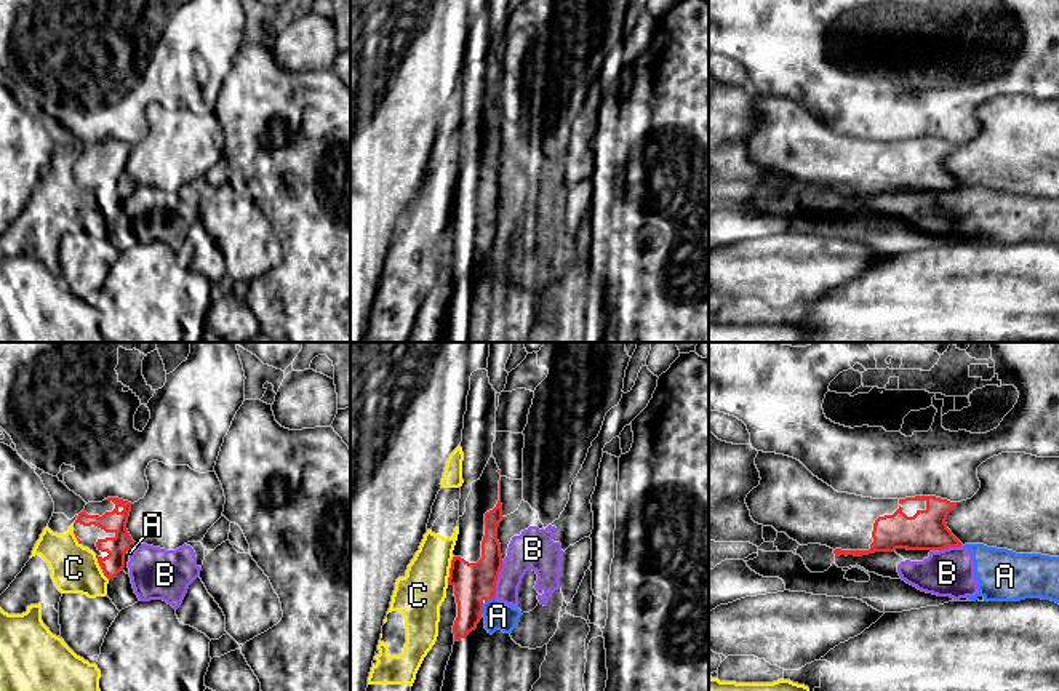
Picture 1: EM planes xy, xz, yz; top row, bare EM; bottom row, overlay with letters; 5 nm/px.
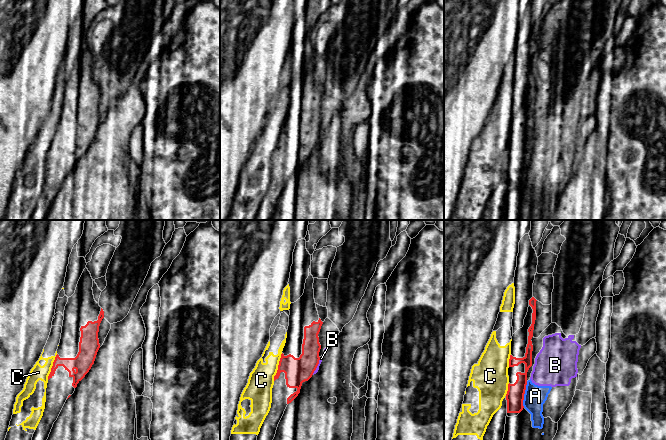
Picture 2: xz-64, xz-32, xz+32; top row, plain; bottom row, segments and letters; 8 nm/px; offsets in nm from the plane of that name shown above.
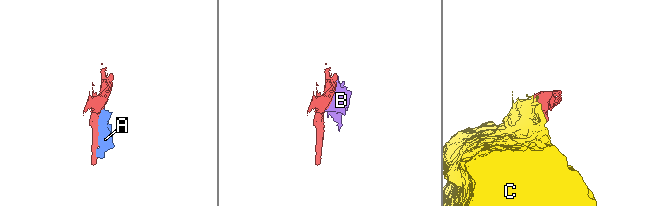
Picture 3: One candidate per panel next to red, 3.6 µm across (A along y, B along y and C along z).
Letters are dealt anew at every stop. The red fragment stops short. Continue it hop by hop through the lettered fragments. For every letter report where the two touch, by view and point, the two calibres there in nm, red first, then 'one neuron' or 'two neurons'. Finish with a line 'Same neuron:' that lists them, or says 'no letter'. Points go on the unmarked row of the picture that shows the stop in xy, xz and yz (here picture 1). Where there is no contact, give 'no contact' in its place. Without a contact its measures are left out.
A: contact xz (482, 245); calibres 200 and 140 nm; two neurons
B: contact xz (496, 221); calibres 200 and 200 nm; two neurons
C: contact xz (450, 211); calibres 200 and 240 nm; two neurons
Same neuron: no letter

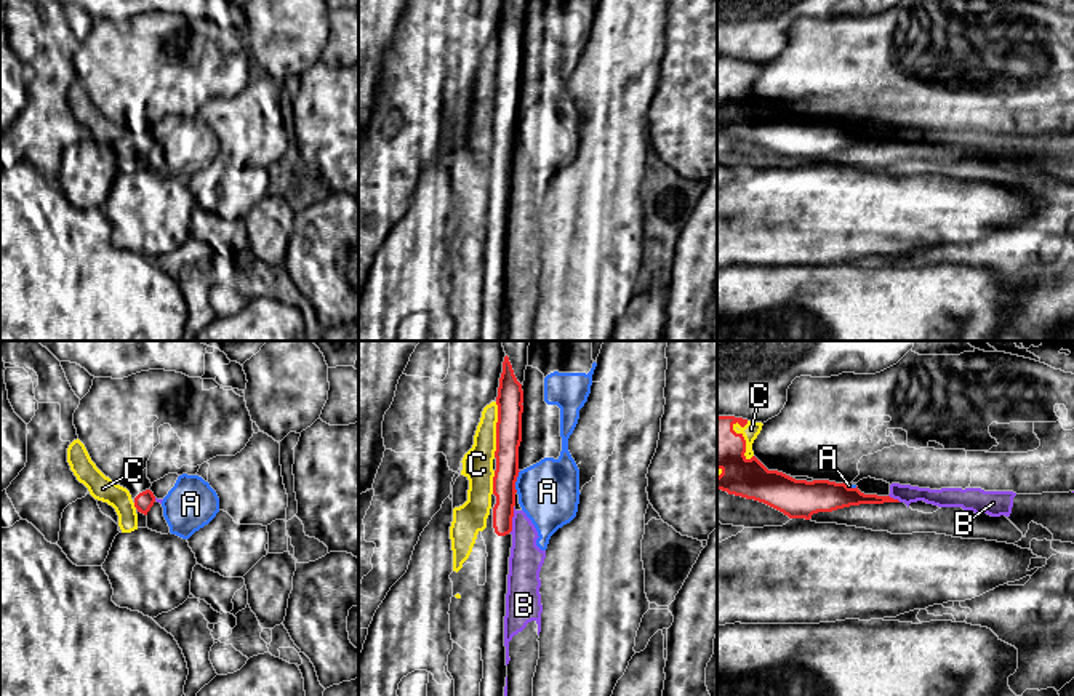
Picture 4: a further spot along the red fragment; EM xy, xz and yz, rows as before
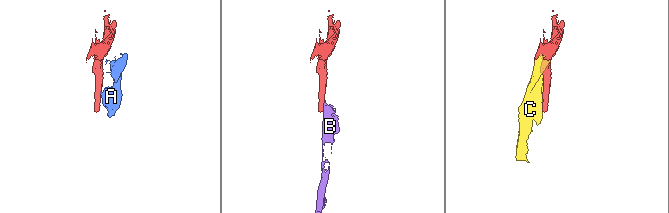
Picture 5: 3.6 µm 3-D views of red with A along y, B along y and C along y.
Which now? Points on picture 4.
A: contact xz (516, 122); calibres 130 and 300 nm; two neurons
B: contact xz (511, 162); calibres 120 and 170 nm; two neurons
C: contact xz (496, 71); calibres 130 and 160 nm; one neuron
Same neuron: C

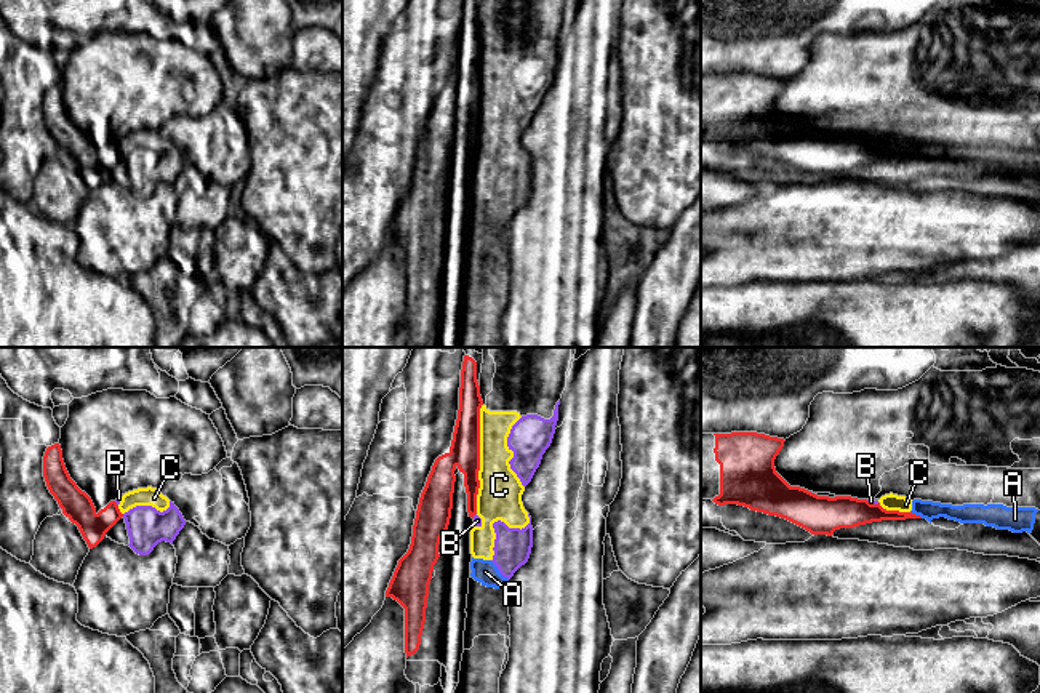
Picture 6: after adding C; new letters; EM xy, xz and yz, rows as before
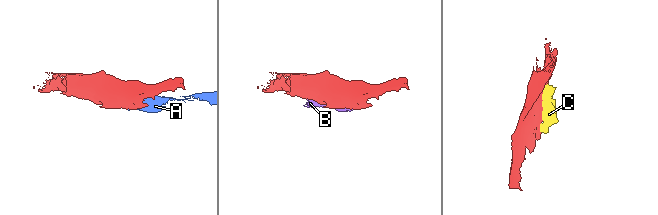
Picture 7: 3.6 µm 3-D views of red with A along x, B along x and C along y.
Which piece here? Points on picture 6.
A: contact yz (917, 157); calibres 100 and 100 nm; two neurons
B: contact yz (872, 146); calibres 180 and 20 nm; two neurons
C: contact xz (479, 100); calibres 160 and 220 nm; two neurons
Same neuron: no letter

